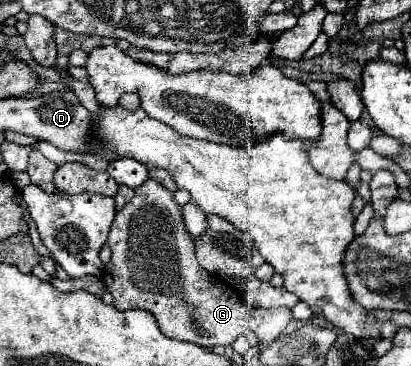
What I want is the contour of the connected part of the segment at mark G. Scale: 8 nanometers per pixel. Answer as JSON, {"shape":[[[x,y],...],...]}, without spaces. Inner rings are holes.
{"shape":[[[153,179],[137,187],[135,197],[117,211],[107,245],[113,255],[101,279],[115,299],[113,305],[121,311],[145,309],[153,313],[161,333],[171,339],[189,341],[199,347],[231,345],[237,335],[249,329],[261,341],[271,341],[293,319],[289,307],[265,309],[247,305],[237,287],[205,271],[195,259],[193,237],[183,225],[181,207],[175,203],[173,193]],[[187,307],[197,307],[197,317]]]}

